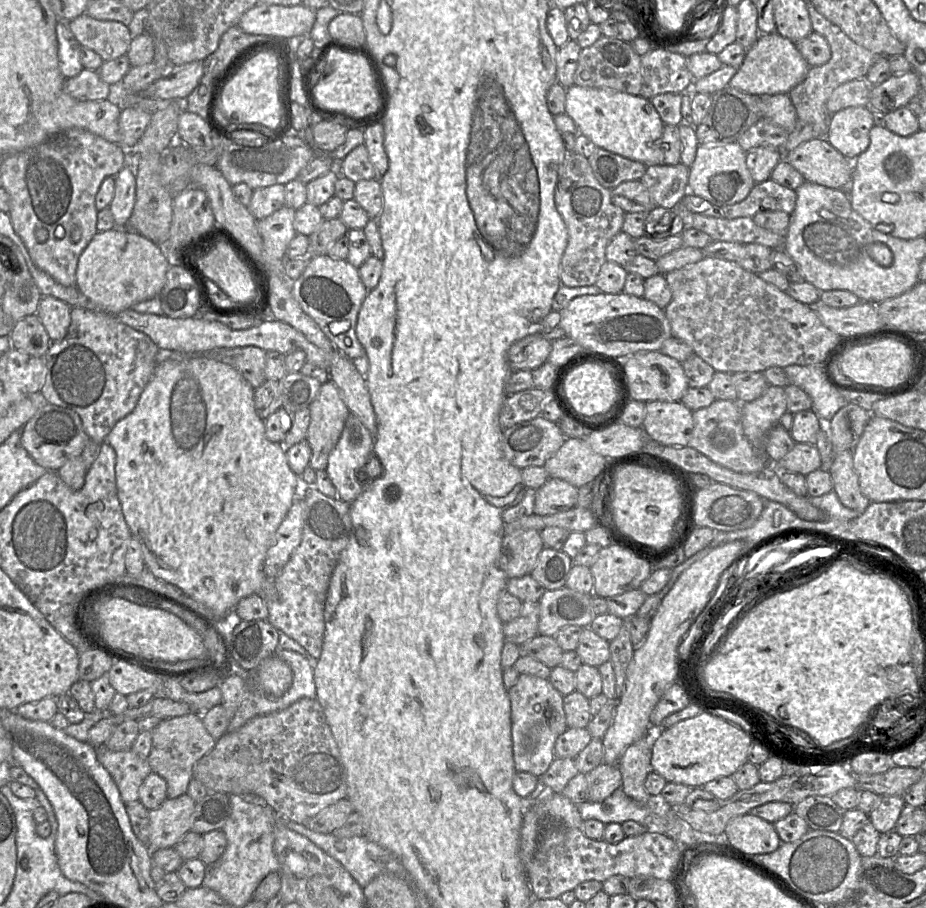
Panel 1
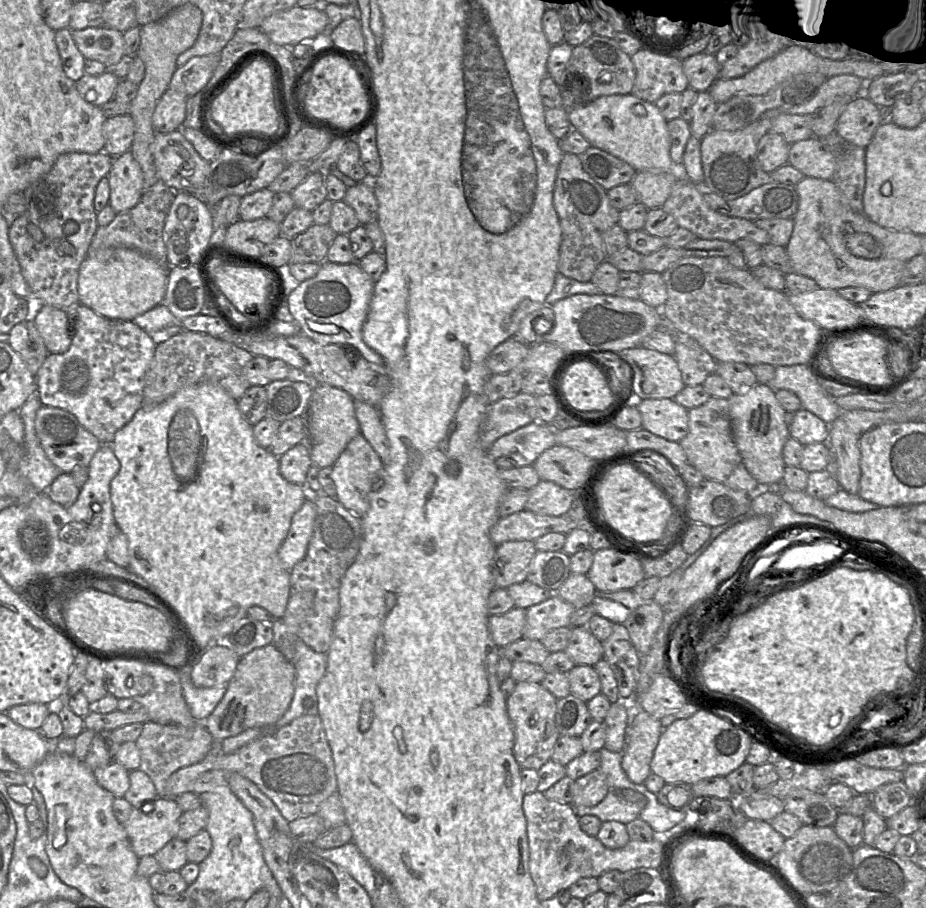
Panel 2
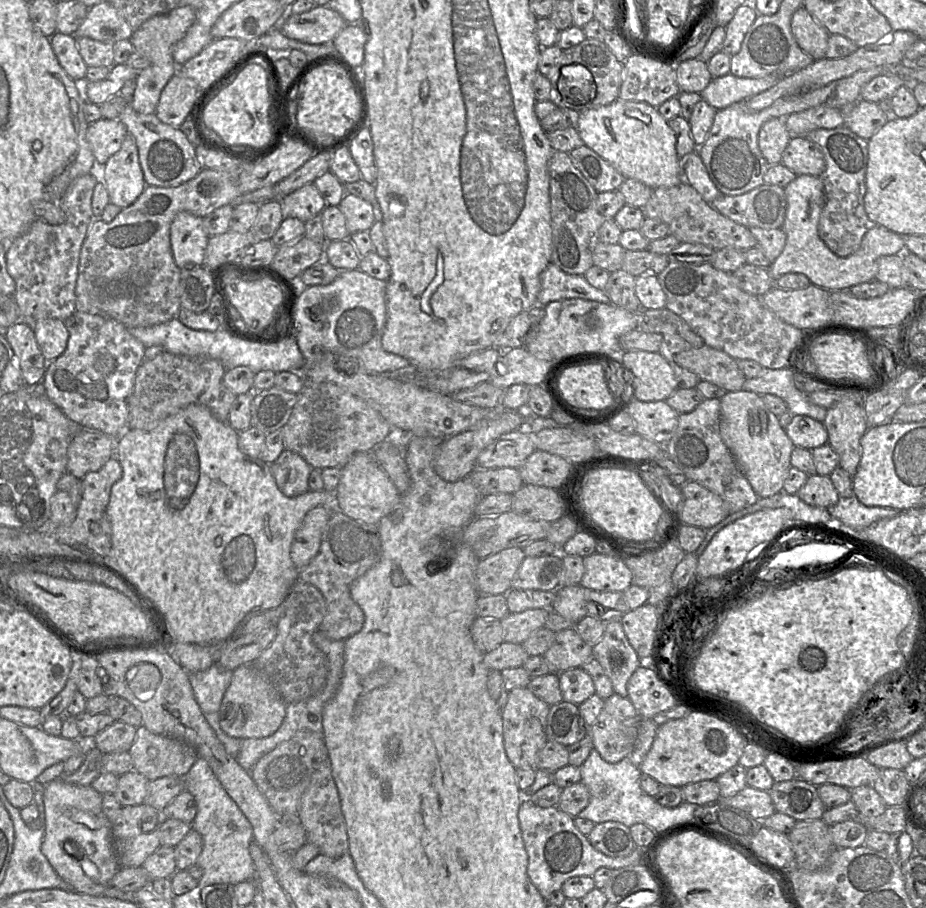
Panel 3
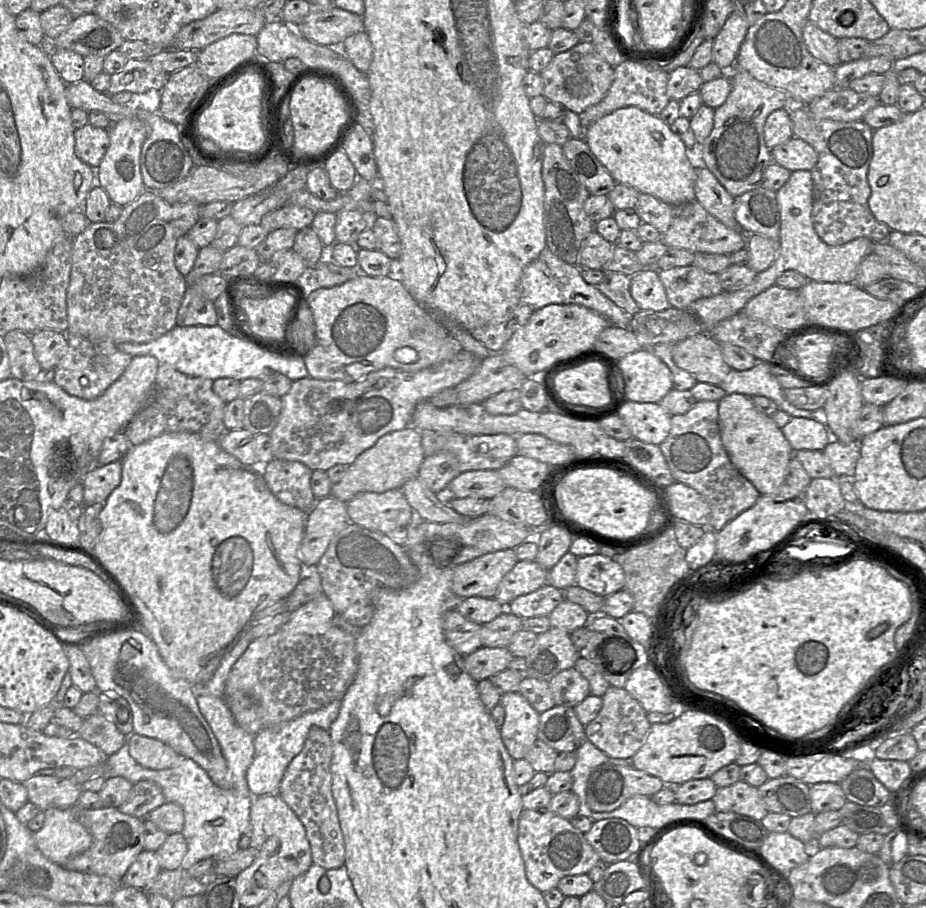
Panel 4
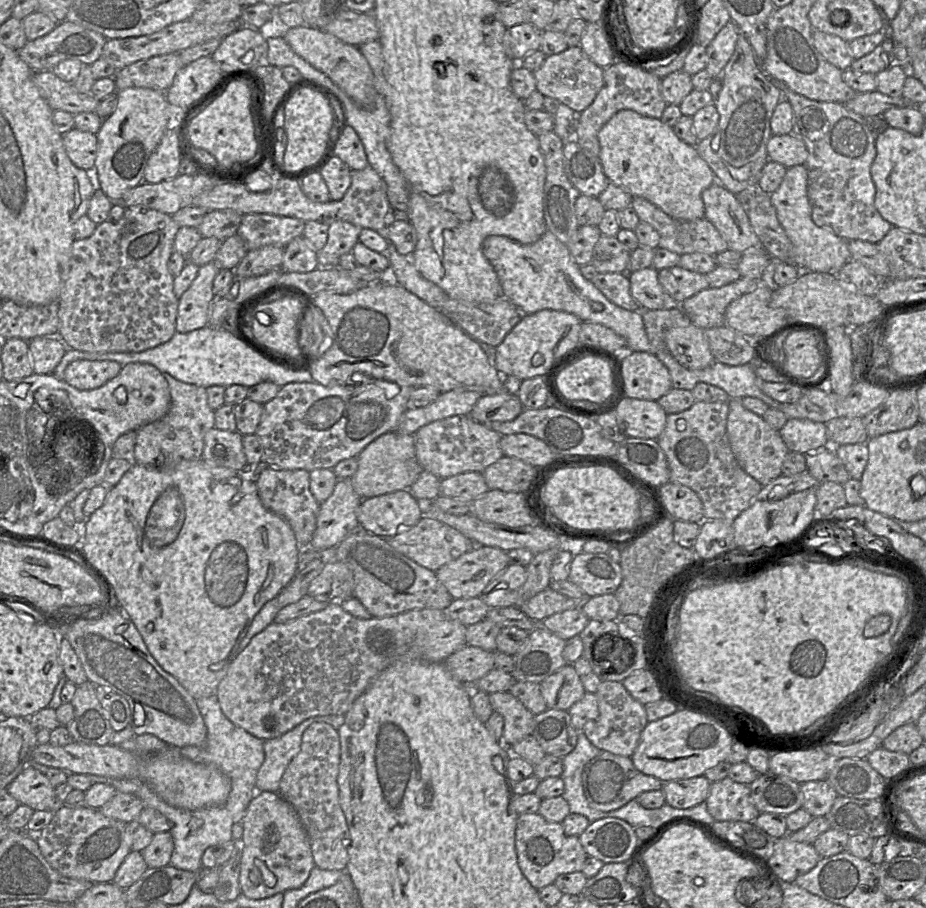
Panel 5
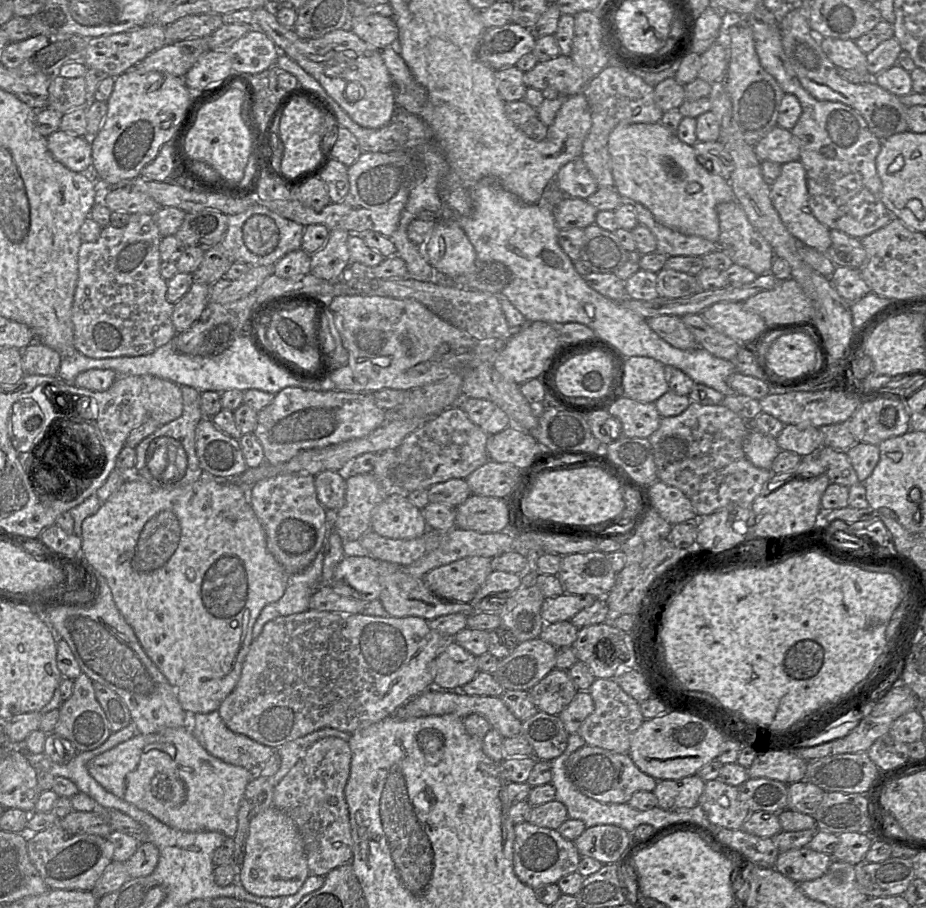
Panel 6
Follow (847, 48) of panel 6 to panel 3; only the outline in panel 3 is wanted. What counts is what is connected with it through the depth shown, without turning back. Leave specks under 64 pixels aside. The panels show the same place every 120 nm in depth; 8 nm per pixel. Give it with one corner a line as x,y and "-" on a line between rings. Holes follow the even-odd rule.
804,6
792,15
791,32
799,47
813,60
825,58
830,34

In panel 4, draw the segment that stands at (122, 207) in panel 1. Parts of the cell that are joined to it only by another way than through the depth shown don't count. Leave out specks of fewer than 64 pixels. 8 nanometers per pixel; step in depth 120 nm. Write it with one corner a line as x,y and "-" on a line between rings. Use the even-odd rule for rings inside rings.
127,117
117,123
112,123
107,130
109,146
99,165
99,180
111,203
124,207
137,199
145,190
140,154
147,137
147,127
137,117

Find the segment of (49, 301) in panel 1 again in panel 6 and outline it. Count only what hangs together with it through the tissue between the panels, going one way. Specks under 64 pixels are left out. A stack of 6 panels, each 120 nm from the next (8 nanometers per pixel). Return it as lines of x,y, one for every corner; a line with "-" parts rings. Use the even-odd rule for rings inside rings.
38,341
21,351
24,375
57,376
62,361
58,352

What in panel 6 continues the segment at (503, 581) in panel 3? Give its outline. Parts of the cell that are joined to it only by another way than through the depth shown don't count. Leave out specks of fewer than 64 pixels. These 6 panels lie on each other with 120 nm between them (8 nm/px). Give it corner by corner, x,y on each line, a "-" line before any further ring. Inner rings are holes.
465,557
430,570
423,580
442,599
470,603
493,571
491,559

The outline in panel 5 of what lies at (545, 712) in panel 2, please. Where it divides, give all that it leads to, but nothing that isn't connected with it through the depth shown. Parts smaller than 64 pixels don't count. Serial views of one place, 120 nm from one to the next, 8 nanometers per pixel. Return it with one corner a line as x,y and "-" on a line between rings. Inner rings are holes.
496,692
489,694
494,712
504,719
502,743
512,746
516,742
532,735
534,715
511,693

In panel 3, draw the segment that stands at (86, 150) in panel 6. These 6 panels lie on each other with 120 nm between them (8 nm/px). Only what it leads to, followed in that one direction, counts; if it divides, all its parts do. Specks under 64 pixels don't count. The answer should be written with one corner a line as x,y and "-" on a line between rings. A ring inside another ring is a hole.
100,119
89,124
86,139
90,145
97,166
104,166
117,153
128,136
125,125
119,119

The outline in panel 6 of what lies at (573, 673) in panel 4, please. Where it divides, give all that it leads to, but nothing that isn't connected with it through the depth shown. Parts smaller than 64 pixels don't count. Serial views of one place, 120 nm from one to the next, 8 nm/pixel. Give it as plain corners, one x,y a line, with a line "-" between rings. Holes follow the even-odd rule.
553,669
529,690
531,699
539,711
558,715
574,699
578,689
567,670

